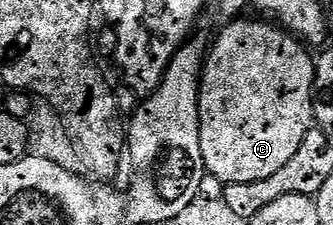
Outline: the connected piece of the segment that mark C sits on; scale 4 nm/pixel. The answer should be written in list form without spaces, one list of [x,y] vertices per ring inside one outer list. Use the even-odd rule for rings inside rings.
[[[234,19],[230,26],[223,31],[218,37],[218,42],[212,45],[209,50],[208,56],[204,62],[204,68],[202,71],[202,83],[198,90],[198,114],[200,115],[200,151],[204,155],[204,163],[206,164],[206,172],[211,178],[215,177],[216,180],[222,181],[223,186],[227,185],[247,185],[248,183],[256,183],[257,181],[263,181],[268,179],[272,175],[276,175],[276,171],[280,171],[280,167],[284,167],[284,163],[288,163],[288,159],[292,159],[292,155],[296,155],[296,151],[300,151],[300,143],[304,143],[304,139],[308,134],[310,134],[312,126],[315,124],[314,119],[314,70],[316,68],[315,58],[312,56],[310,58],[311,50],[307,48],[303,42],[295,39],[291,34],[283,31],[277,24],[269,23],[270,25],[265,25],[262,21],[238,21],[242,19]]]

